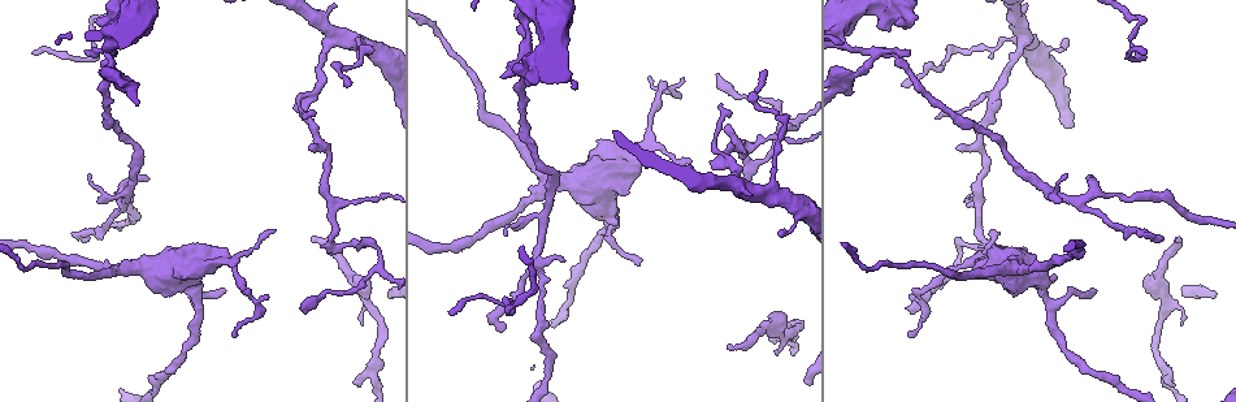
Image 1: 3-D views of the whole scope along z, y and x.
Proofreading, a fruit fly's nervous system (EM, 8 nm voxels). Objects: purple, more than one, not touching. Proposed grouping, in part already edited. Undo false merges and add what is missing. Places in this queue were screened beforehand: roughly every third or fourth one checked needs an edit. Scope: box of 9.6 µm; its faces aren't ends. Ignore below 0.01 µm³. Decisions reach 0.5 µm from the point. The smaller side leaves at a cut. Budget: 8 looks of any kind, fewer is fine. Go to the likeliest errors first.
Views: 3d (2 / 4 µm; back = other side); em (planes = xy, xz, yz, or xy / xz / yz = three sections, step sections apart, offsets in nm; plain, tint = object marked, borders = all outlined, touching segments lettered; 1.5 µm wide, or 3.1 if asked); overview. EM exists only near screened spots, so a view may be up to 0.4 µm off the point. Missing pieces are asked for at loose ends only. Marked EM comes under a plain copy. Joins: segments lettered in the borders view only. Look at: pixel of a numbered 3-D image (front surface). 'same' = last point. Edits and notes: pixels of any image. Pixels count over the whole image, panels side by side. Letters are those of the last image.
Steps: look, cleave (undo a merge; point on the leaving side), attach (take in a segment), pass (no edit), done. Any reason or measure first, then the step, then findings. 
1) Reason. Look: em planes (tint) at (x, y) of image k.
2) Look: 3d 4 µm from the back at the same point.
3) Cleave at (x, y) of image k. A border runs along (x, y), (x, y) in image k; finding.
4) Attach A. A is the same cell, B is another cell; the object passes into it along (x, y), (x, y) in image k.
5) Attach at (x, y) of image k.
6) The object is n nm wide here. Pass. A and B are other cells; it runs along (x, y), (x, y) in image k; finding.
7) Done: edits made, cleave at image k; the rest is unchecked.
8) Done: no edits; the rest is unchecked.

Arms part here. Look: em planes (tint) at (331, 41) of image 1.

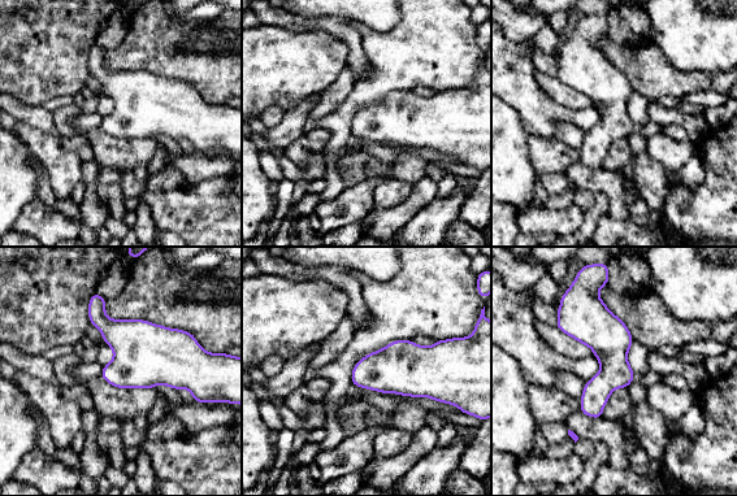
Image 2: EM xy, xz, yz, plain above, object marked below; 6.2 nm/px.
What lies round it. Look: em planes (borders) at the same point.

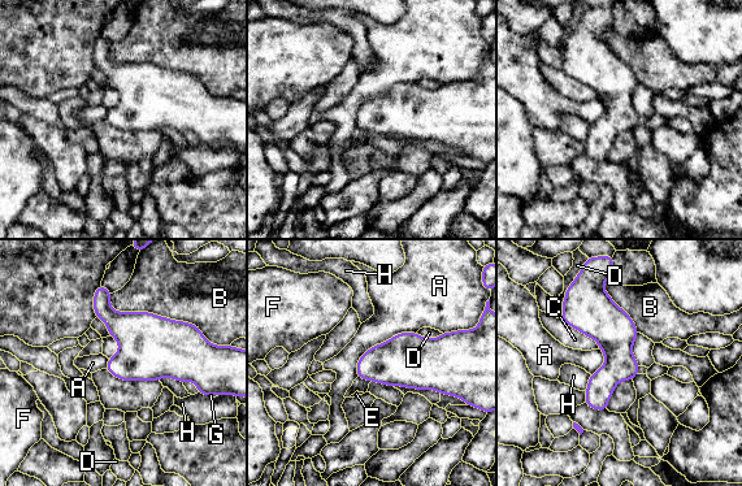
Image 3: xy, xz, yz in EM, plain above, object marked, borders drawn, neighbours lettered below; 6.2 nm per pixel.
Pass. A, B, C, D, E, F, G and H are other cells; a border runs along (416, 332), (369, 347), (356, 376) in image 3; continuous, no second neuron.

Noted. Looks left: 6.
Side arm on a straight run. Look: 3d 2 µm at (977, 199) of image 1.

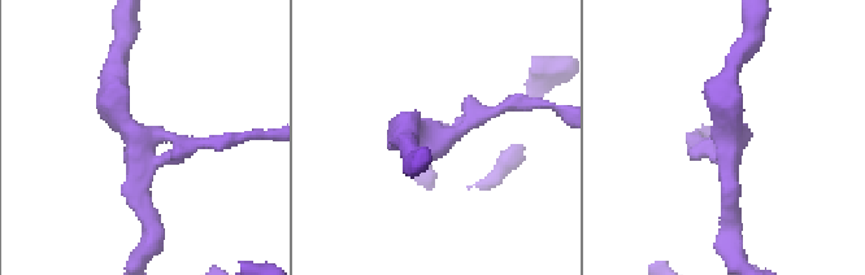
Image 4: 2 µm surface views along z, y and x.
3 arms meet here. Look: em xz step 8 (tint) at (428, 141) of image 4.

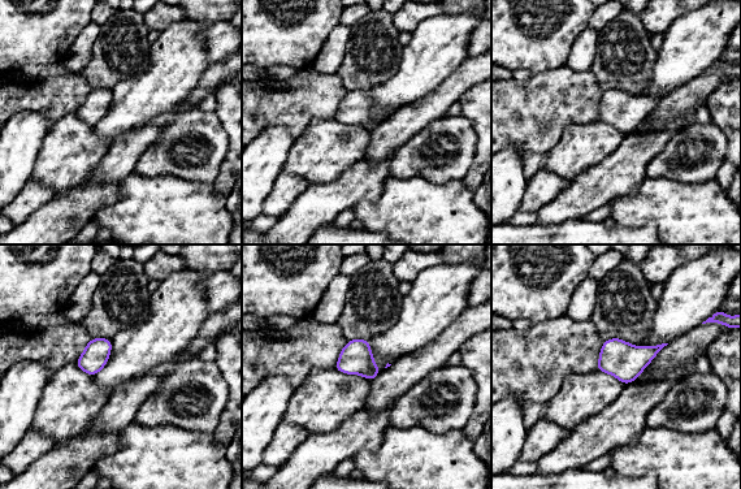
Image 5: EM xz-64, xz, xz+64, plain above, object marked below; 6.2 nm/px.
Another direction. Look: em planes (borders) at the same point.

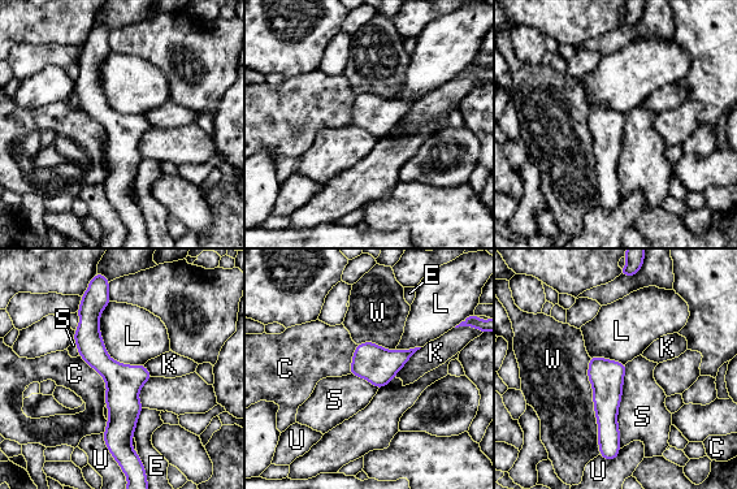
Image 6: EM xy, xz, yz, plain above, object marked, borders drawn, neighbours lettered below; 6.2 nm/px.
The object is 190 nm wide here. Pass. C, E, K, L, S, U and W are other cells; one neuron here.

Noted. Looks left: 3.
Sudden change in width. Look: em planes (borders) at (1164, 293) of image 1.

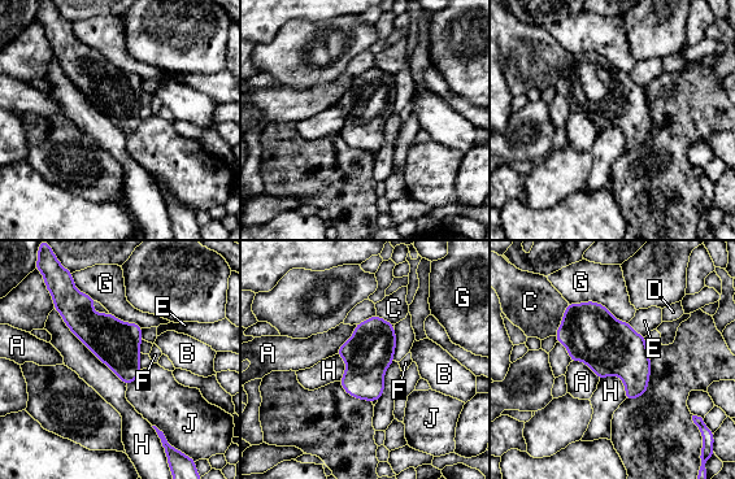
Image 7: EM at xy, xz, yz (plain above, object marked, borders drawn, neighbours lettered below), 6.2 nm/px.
The longest contact is with H, 650 nm. Pass. A, B, C, D, E, F, G, H and J are other cells; a border runs along (55, 308), (64, 323), (126, 384) in image 7; all the same neuron.

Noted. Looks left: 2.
Done: no edits; the rest is unchecked.

